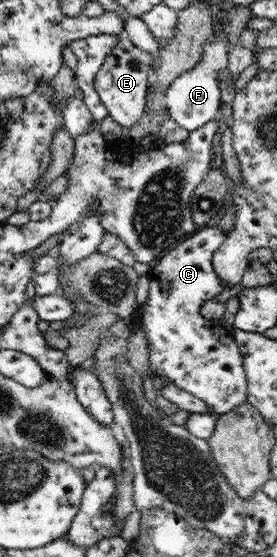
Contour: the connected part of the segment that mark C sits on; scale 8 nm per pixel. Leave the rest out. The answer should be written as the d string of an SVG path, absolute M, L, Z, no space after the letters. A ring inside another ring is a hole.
M214 223L202 227L185 241L179 243L165 256L149 274L149 296L147 302L137 307L137 326L143 330L149 343L149 367L153 376L172 382L177 387L205 401L209 413L218 415L231 411L247 401L247 377L243 369L243 358L239 346L233 338L233 330L228 331L217 321L201 316L199 309L209 299L219 295L225 284L217 276L212 264L212 255L225 242L227 233L218 229Z

